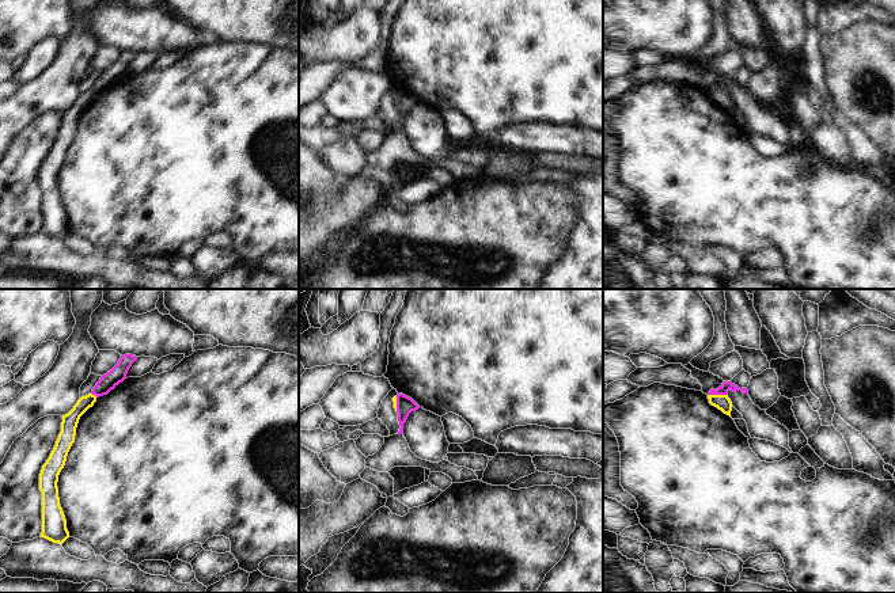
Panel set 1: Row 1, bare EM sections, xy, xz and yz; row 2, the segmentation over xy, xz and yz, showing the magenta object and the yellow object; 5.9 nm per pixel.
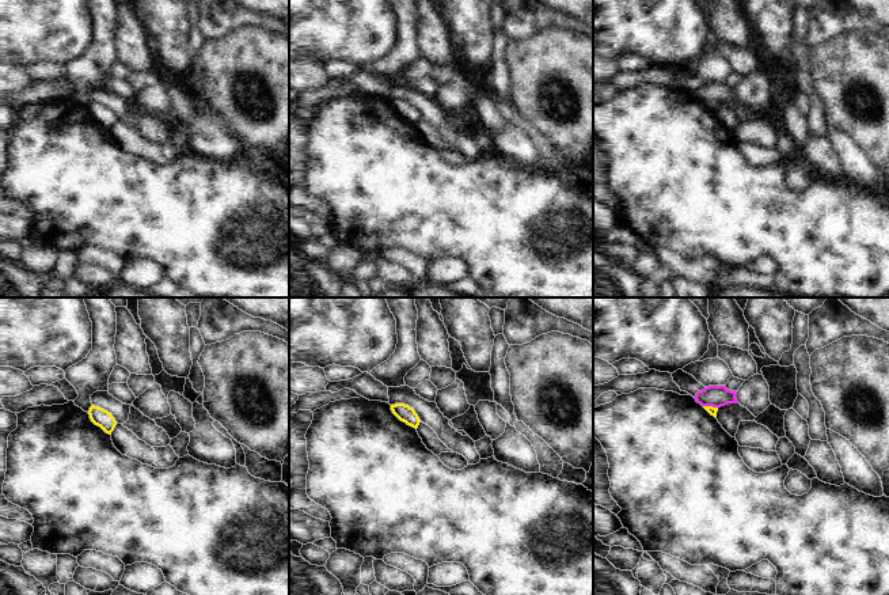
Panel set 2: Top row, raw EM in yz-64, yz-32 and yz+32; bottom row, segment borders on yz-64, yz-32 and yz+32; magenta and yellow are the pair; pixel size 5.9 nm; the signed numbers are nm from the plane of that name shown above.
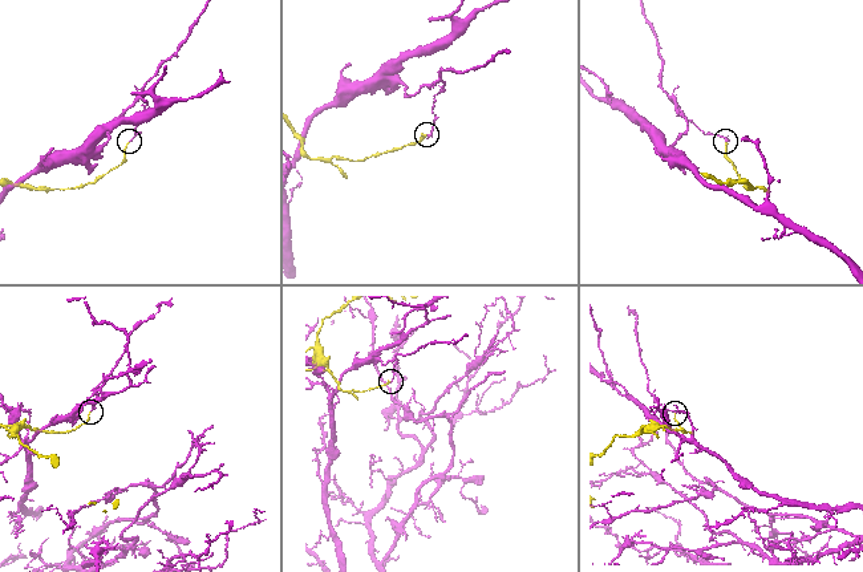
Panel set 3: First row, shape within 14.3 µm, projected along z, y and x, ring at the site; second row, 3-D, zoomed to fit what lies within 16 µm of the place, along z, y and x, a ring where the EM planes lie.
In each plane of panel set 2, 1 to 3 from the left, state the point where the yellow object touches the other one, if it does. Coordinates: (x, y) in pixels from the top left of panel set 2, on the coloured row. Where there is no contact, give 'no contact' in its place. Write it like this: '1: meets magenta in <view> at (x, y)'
1: no contact
2: no contact
3: meets magenta in yz+32 at (710, 405)

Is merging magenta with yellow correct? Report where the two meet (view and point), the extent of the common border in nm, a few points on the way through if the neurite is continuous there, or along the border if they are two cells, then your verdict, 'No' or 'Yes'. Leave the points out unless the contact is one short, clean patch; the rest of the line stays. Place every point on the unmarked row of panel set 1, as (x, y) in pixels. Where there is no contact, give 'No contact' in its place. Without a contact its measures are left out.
Touches magenta at yz (717, 90). Shared border 100 nm. Boundary: yz (709, 90), (725, 91). No.

